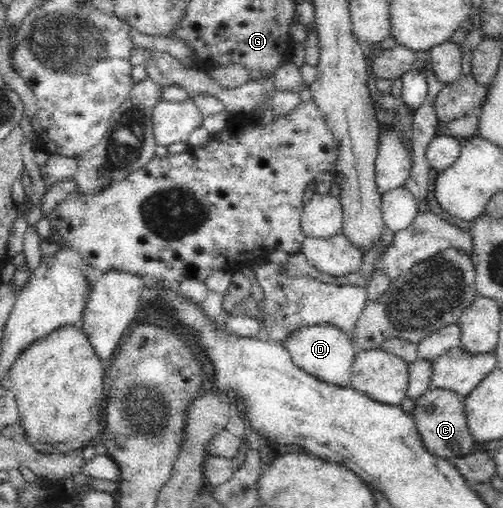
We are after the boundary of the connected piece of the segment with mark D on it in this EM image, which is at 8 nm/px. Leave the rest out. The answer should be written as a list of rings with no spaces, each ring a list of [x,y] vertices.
[[[313,323],[288,332],[281,344],[289,351],[293,362],[310,375],[330,384],[350,385],[351,369],[357,354],[350,333],[343,332],[334,324]]]

